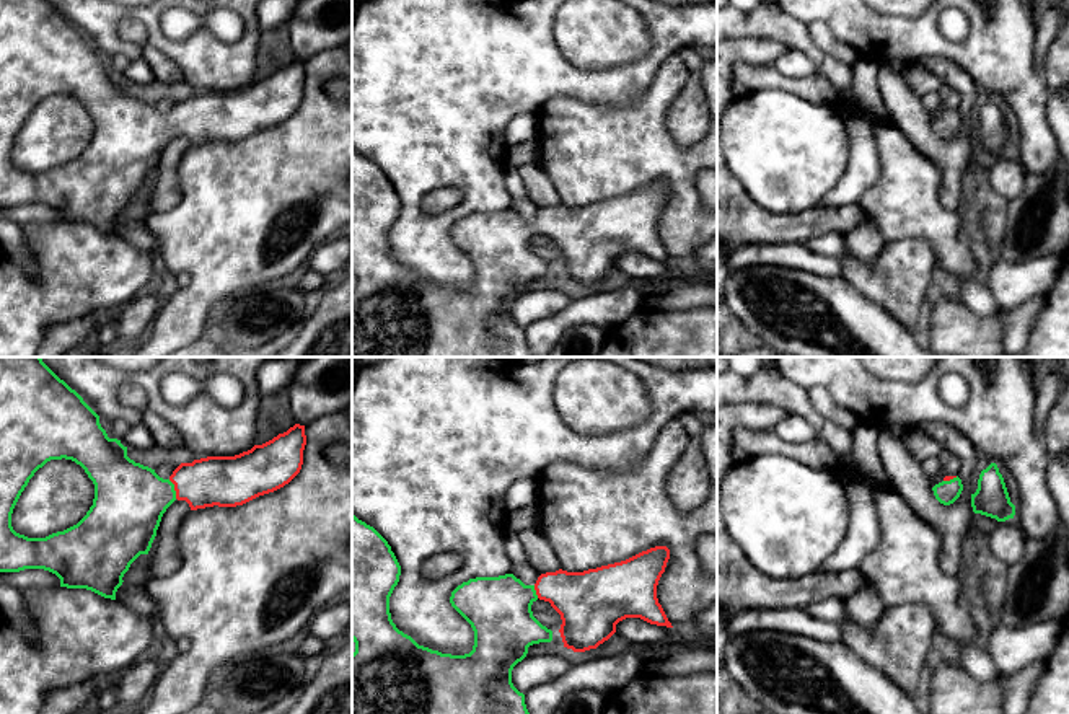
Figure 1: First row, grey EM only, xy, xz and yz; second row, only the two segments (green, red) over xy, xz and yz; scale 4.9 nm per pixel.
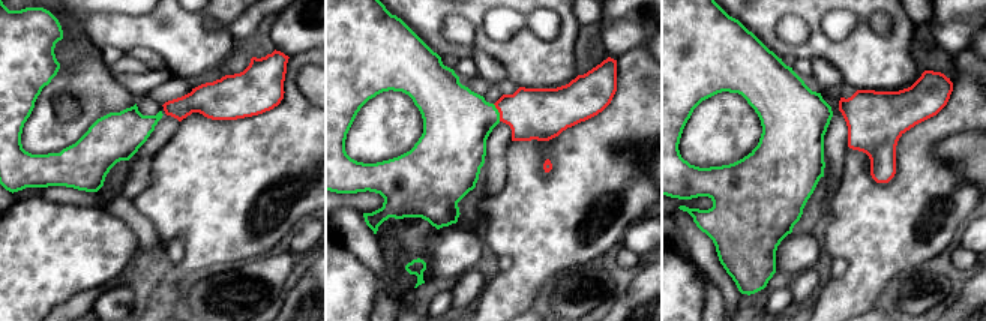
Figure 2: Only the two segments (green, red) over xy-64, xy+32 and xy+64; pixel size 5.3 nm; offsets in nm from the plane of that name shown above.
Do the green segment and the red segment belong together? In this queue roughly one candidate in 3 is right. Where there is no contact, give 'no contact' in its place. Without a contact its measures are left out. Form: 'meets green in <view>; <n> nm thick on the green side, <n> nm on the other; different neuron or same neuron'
meets green in xy; 360 nm thick on the green side, 240 nm on the other; same neuron

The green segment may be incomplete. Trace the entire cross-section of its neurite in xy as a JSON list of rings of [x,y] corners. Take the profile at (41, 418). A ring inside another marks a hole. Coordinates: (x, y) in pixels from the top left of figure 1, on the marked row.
[[[0,357],[0,572],[44,569],[60,579],[60,587],[86,588],[116,600],[124,574],[140,554],[148,554],[161,517],[176,499],[186,500],[191,510],[243,505],[288,484],[301,469],[305,445],[305,425],[295,424],[287,432],[240,455],[181,463],[168,479],[163,479],[155,469],[130,460],[127,447],[121,440],[108,437],[99,424],[99,416],[41,357]],[[62,458],[80,465],[93,481],[93,505],[77,525],[46,538],[28,538],[16,533],[11,527],[11,513],[21,492],[39,468],[51,460]]]

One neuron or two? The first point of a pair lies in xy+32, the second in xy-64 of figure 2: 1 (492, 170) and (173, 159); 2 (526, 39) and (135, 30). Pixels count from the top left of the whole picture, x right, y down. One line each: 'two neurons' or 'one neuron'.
1: two neurons
2: one neuron

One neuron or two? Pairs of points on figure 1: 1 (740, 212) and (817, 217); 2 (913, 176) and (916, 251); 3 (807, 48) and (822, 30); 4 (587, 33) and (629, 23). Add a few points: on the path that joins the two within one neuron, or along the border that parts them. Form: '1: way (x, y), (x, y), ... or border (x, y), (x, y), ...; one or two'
1: way (760, 225), (797, 225); one
2: border (887, 242), (923, 238), (931, 246), (937, 264); two
3: border (809, 26), (809, 36), (823, 51), (843, 62); two
4: way (597, 33), (616, 33), (620, 30); one

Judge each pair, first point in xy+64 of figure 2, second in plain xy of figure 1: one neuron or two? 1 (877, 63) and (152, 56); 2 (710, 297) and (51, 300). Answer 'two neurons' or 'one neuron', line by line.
1: two neurons
2: two neurons

